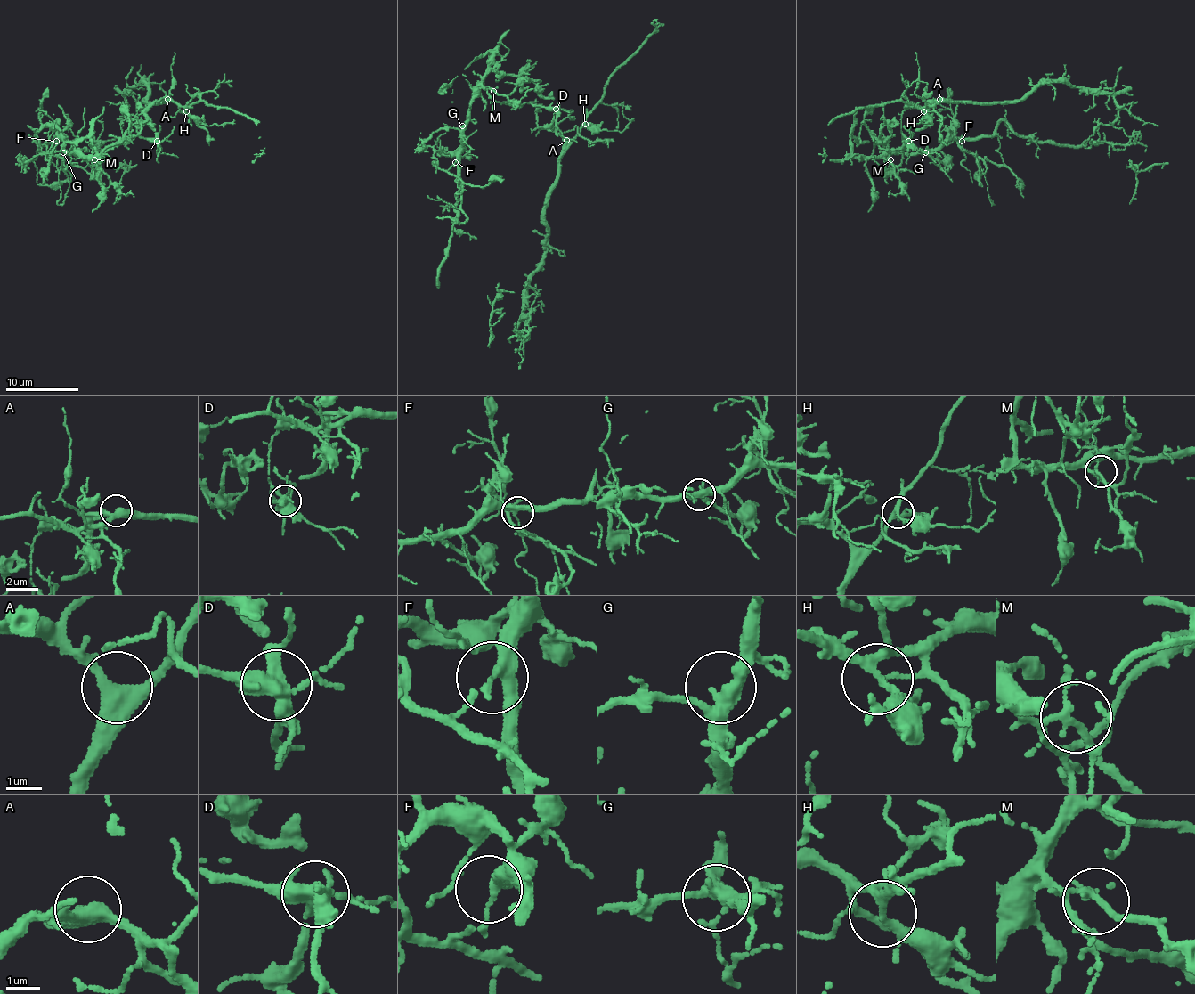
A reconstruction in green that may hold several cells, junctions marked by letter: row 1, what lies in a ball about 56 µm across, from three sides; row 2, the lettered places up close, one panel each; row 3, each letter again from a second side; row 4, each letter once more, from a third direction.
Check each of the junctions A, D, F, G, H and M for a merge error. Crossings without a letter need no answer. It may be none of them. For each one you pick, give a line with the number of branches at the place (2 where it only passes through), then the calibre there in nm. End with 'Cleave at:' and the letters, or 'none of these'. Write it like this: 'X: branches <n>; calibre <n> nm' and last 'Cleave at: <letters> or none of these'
D: branches 7; calibre 460 nm
Cleave at: D

